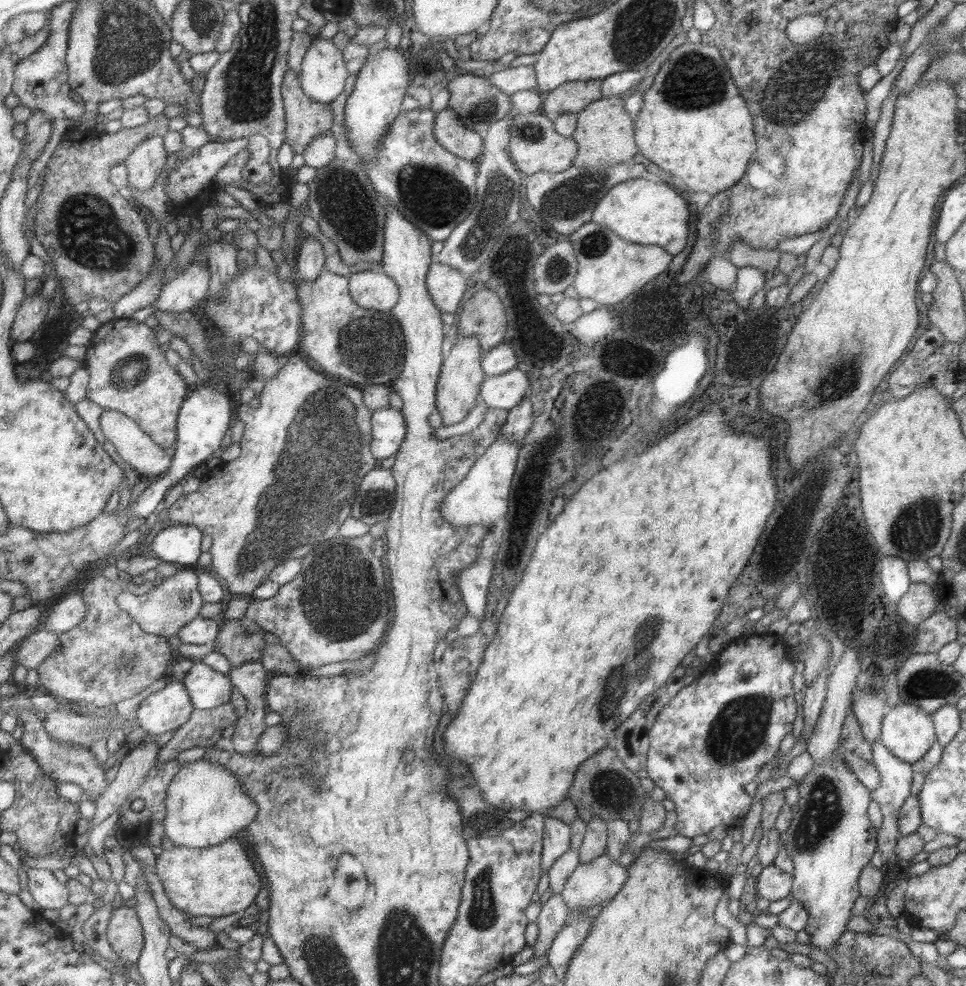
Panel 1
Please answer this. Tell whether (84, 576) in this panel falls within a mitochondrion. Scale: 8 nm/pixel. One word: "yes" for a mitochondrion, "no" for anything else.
no

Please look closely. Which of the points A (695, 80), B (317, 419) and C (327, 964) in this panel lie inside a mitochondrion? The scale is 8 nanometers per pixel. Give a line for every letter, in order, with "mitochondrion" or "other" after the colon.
A: mitochondrion
B: mitochondrion
C: mitochondrion

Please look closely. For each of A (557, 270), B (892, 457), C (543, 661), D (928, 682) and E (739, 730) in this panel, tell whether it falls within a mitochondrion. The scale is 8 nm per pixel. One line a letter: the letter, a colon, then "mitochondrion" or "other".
A: mitochondrion
B: other
C: other
D: mitochondrion
E: mitochondrion

